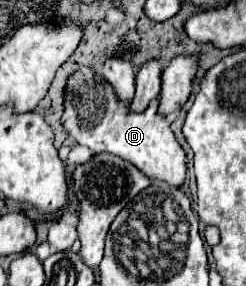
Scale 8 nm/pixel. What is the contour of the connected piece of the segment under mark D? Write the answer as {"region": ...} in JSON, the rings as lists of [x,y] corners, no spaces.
{"region":[[[79,68],[65,88],[63,124],[77,144],[87,146],[93,154],[107,152],[121,156],[137,166],[149,180],[161,180],[169,186],[181,188],[187,178],[187,156],[175,140],[169,122],[157,114],[157,100],[153,100],[141,114],[127,114],[129,102],[119,102],[107,82],[95,76],[89,68]]]}

